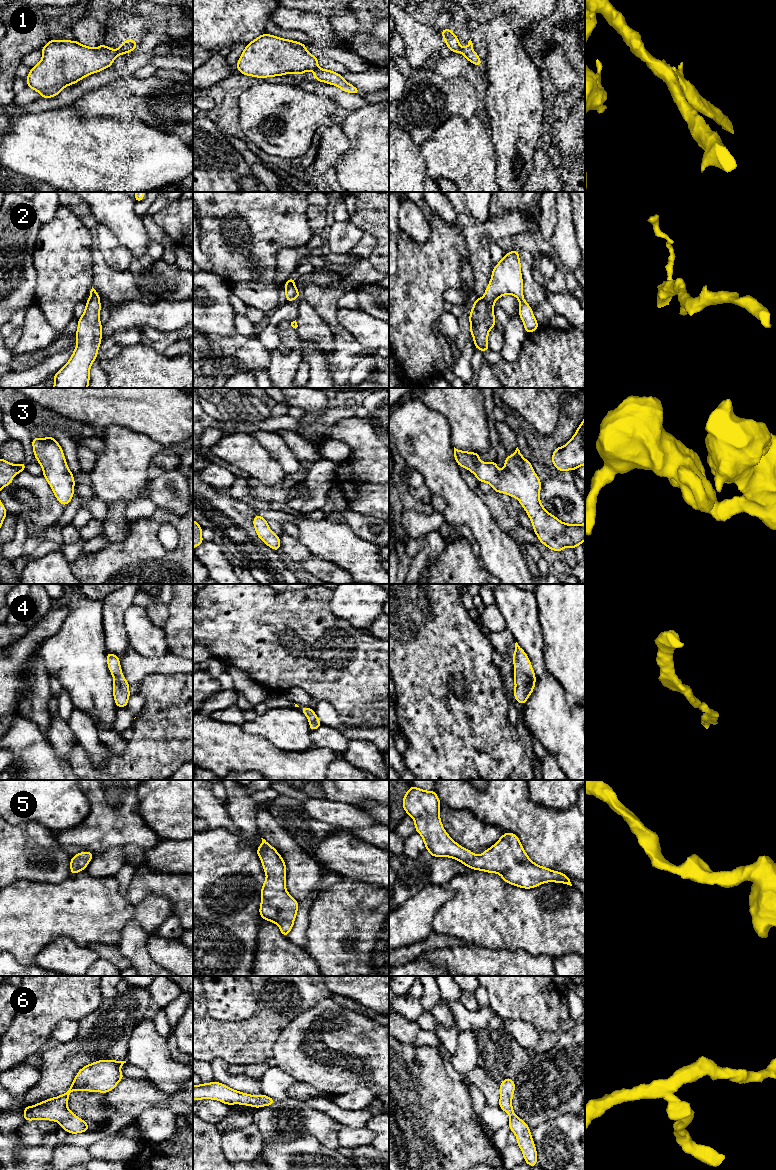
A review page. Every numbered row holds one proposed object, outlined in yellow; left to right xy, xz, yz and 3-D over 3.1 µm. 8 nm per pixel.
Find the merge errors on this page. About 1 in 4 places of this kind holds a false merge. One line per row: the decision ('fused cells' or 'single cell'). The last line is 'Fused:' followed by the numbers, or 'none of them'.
1: fused cells
2: single cell
3: single cell
4: single cell
5: single cell
6: single cell
Fused: 1

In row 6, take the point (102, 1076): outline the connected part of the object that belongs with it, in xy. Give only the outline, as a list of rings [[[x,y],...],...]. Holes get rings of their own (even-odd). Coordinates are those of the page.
[[[97,1060],[87,1064],[78,1071],[74,1081],[63,1095],[39,1102],[34,1106],[24,1106],[25,1121],[55,1121],[60,1124],[60,1128],[71,1134],[88,1131],[90,1126],[67,1107],[70,1092],[84,1090],[106,1094],[125,1077],[120,1071],[124,1063],[126,1061]]]

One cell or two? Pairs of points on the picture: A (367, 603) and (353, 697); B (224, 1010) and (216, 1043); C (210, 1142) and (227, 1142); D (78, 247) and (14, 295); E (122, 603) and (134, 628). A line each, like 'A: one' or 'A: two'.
A: two
B: two
C: two
D: two
E: two

